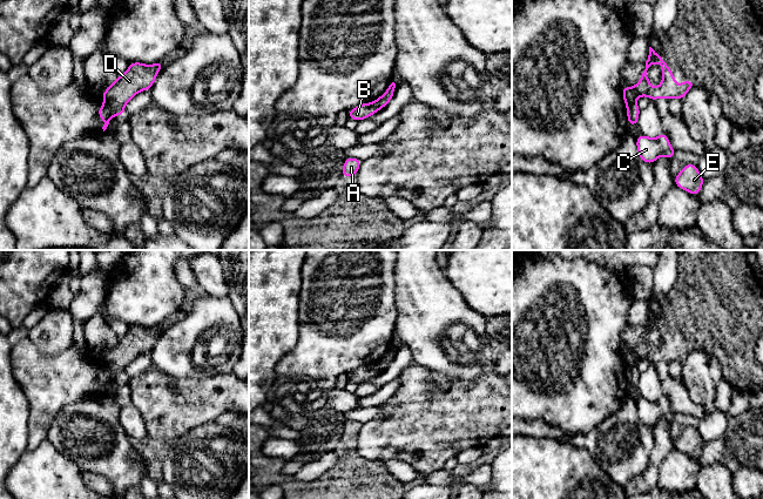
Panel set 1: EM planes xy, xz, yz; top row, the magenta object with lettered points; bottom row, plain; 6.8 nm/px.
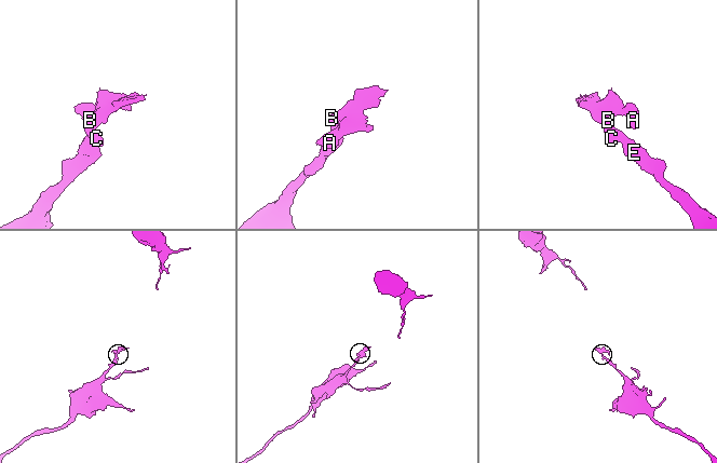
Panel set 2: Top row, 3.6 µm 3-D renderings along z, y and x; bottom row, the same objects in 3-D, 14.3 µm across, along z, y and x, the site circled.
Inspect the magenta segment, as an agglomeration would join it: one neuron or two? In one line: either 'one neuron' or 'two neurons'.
two neurons

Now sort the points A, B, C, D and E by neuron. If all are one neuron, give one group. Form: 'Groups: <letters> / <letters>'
Groups: A D / B C E

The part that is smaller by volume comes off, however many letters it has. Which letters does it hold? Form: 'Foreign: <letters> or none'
Foreign: A, D

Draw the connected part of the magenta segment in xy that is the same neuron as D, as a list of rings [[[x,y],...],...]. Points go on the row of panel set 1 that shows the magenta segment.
[[[162,61],[154,65],[129,62],[127,72],[102,93],[104,103],[119,116],[123,116],[126,104],[140,92],[151,89],[158,72],[163,68]]]

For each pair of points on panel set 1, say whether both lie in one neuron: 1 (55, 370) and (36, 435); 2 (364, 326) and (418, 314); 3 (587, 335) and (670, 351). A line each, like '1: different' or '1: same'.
1: same
2: different
3: different

